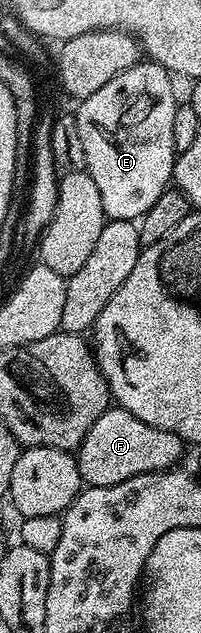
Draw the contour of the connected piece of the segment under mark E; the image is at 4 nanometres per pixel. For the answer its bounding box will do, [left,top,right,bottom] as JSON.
[74,61,177,220]

